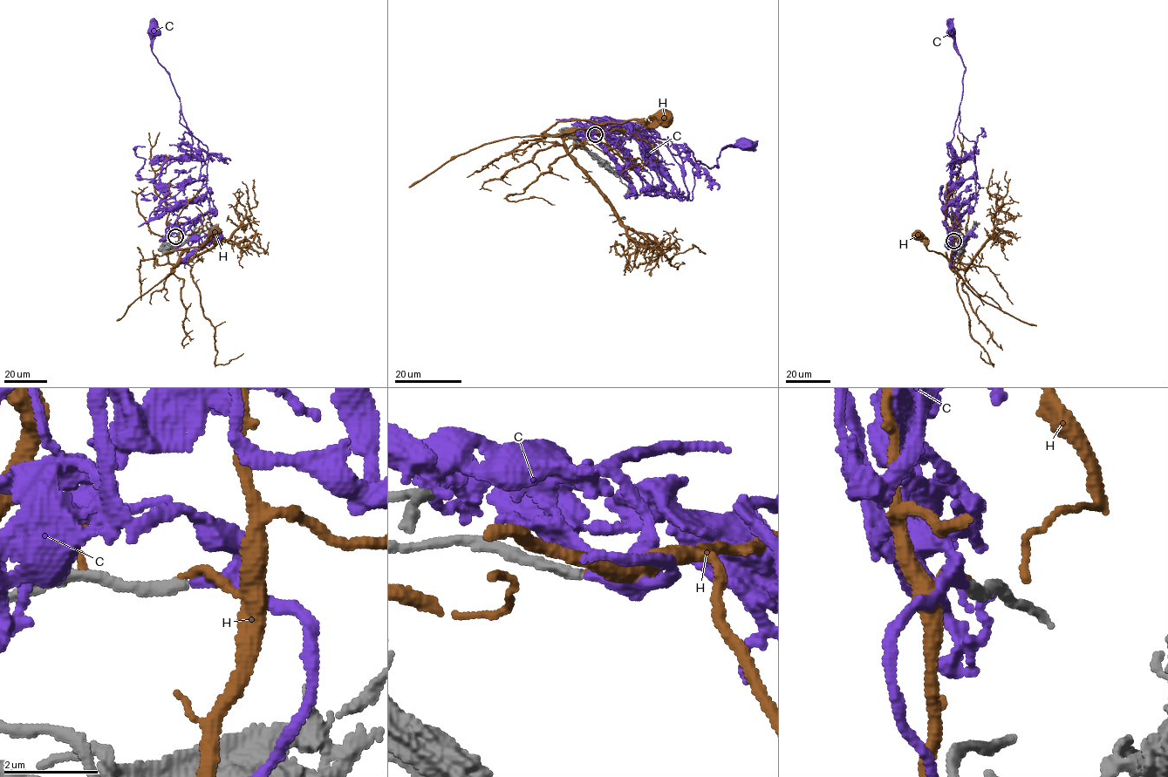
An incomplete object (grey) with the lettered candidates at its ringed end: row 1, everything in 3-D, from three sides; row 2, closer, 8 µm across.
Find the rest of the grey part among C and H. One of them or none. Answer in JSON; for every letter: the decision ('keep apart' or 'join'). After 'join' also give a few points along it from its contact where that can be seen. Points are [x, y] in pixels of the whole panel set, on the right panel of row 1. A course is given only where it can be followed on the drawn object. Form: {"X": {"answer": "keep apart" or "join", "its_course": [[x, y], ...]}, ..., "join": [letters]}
{"C": {"answer": "join", "its_course": [[952, 241], [949, 238], [954, 226], [975, 202], [977, 171], [974, 141], [959, 132], [966, 69], [949, 31]]}, "H": {"answer": "keep apart"}, "join": ["C"]}

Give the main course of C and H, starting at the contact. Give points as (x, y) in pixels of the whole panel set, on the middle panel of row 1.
C: (595, 134), (635, 167), (645, 194), (692, 200), (692, 161), (717, 167), (721, 150), (747, 142)
H: (595, 134), (589, 132), (543, 135), (557, 122), (566, 120), (599, 123), (664, 118)

